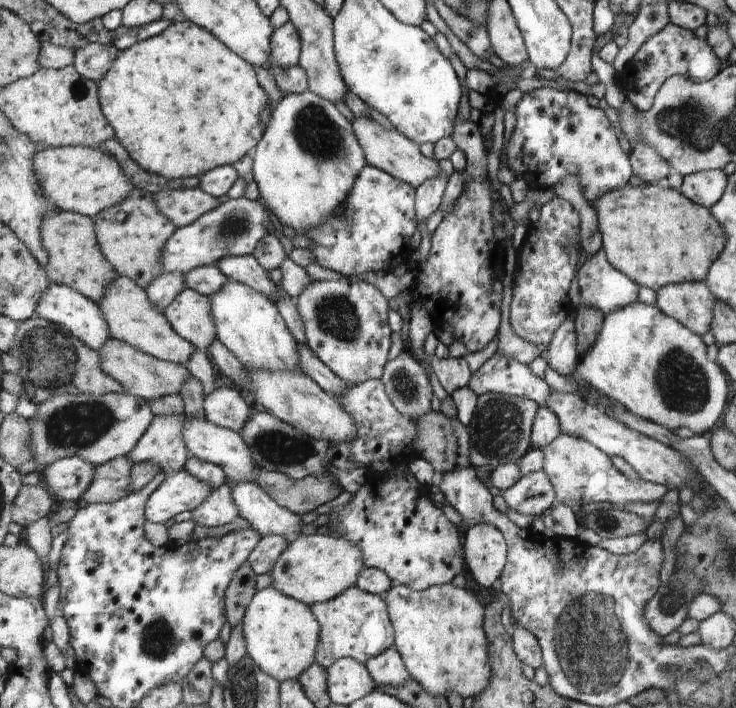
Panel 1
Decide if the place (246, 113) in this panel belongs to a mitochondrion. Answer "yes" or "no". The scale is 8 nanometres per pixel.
no

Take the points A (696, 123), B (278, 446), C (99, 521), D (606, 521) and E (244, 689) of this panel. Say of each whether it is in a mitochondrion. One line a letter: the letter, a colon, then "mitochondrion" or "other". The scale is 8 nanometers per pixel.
A: mitochondrion
B: mitochondrion
C: other
D: mitochondrion
E: mitochondrion

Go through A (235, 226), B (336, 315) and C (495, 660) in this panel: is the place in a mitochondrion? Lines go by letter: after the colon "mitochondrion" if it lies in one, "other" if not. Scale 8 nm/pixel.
A: mitochondrion
B: mitochondrion
C: other

